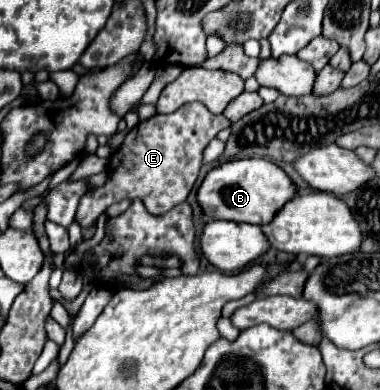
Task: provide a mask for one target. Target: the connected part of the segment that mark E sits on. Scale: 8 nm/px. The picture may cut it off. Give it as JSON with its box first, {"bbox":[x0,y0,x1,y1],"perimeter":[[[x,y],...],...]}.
{"bbox":[75,102,231,230],"perimeter":[[[189,102],[173,114],[155,114],[139,122],[109,160],[109,180],[81,198],[75,222],[87,230],[97,224],[101,212],[123,198],[141,198],[151,214],[163,214],[187,200],[199,176],[205,146],[231,122],[223,114],[211,114],[201,102]]]}

